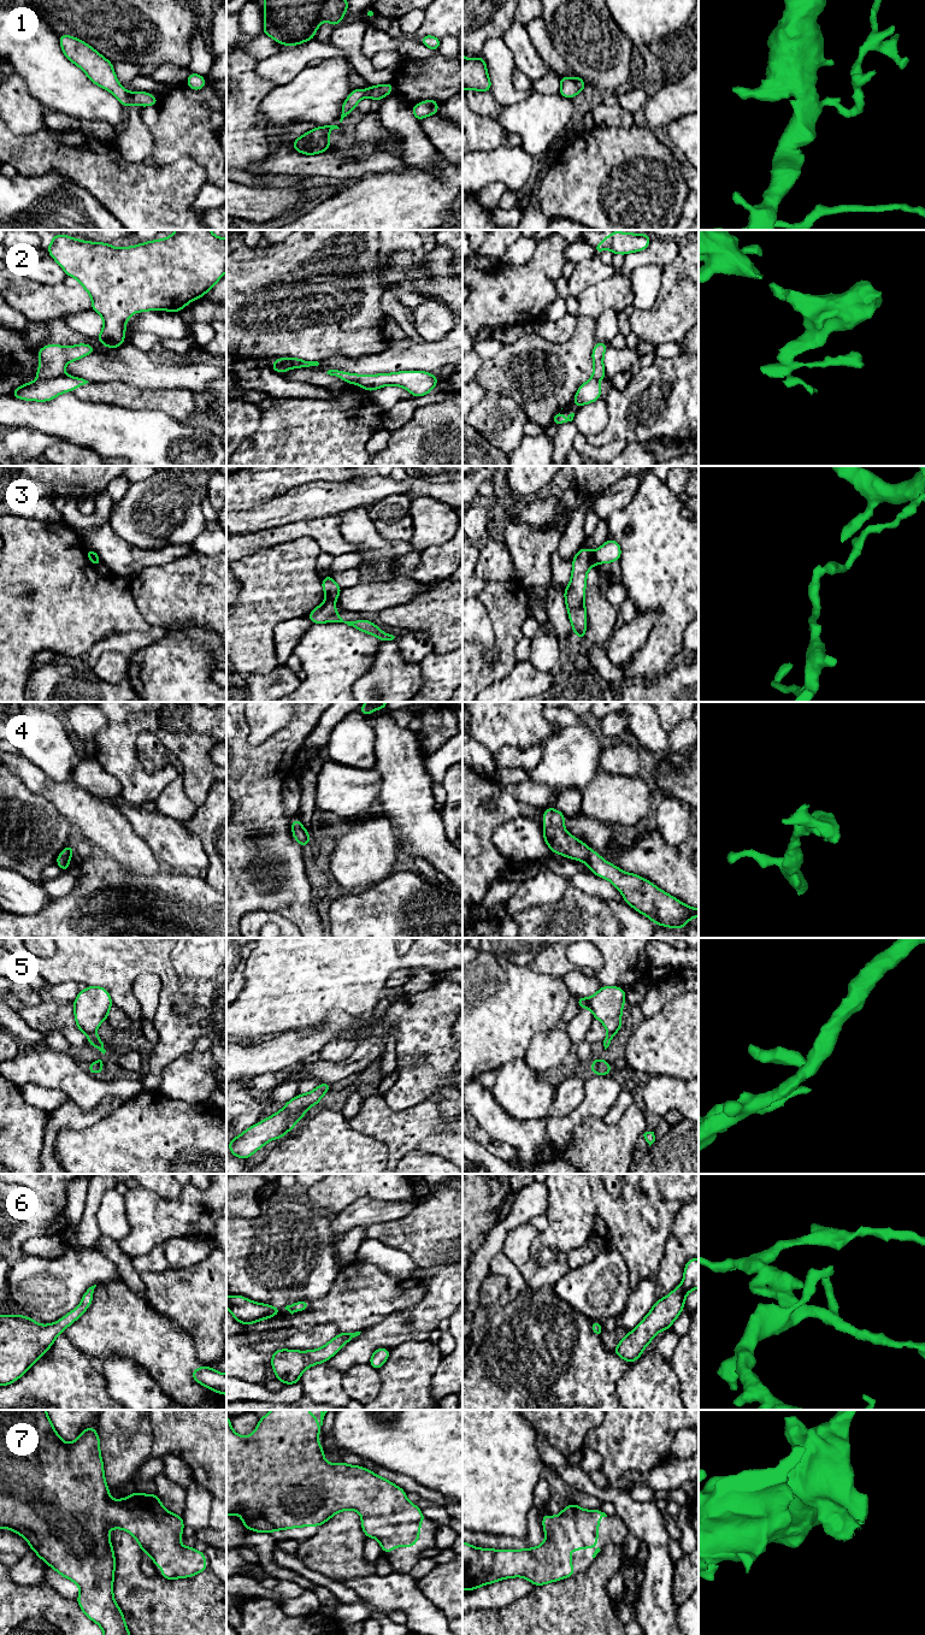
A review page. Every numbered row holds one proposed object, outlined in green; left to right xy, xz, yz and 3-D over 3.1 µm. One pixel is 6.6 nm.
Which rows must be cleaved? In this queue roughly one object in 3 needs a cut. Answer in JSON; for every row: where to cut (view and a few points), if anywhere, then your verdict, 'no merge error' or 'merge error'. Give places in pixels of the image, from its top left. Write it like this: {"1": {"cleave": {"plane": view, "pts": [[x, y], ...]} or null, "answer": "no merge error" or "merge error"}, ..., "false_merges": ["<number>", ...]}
{"1": {"cleave": null, "answer": "no merge error"}, "2": {"cleave": {"plane": "xy", "pts": [[63, 373], [39, 379]]}, "answer": "merge error"}, "3": {"cleave": {"plane": "yz", "pts": [[593, 553], [596, 562]]}, "answer": "merge error"}, "4": {"cleave": null, "answer": "no merge error"}, "5": {"cleave": {"plane": "xy", "pts": [[94, 1031], [88, 1036]]}, "answer": "merge error"}, "6": {"cleave": null, "answer": "no merge error"}, "7": {"cleave": null, "answer": "no merge error"}, "false_merges": ["2", "3", "5"]}

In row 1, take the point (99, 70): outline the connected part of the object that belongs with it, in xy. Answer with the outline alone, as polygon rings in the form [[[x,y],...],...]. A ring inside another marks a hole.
[[[60,35],[59,43],[64,55],[82,69],[93,83],[111,92],[122,106],[147,107],[159,104],[159,99],[149,93],[125,90],[116,77],[113,64],[82,40],[70,35]]]

